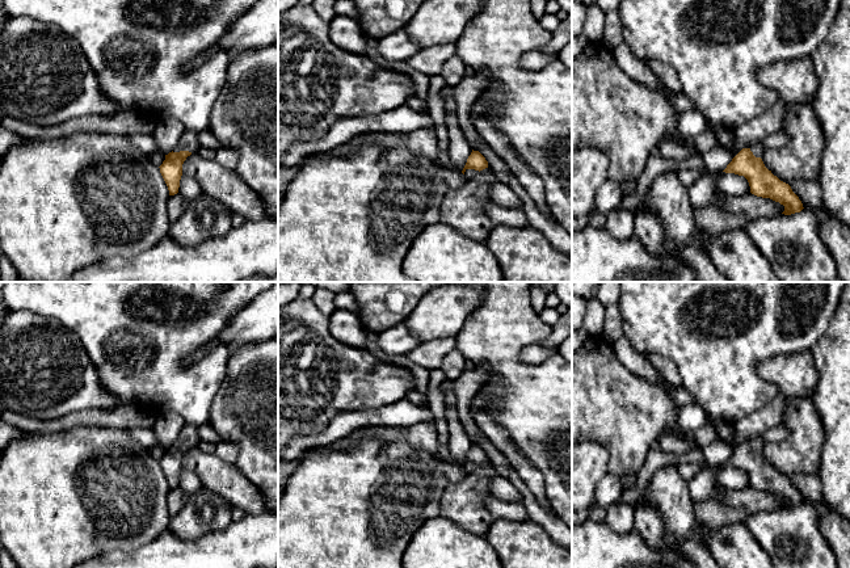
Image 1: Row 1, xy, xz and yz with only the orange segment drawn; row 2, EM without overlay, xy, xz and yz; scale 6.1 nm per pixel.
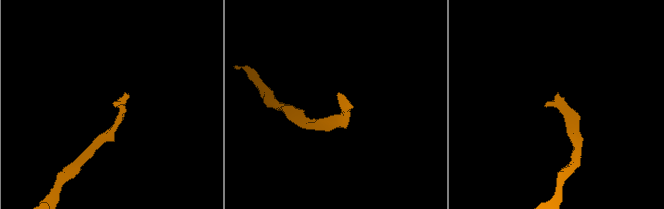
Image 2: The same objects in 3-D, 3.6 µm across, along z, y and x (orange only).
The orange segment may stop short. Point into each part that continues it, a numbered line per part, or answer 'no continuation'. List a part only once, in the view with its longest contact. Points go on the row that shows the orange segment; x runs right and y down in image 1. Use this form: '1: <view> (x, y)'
1: xz (470, 173)

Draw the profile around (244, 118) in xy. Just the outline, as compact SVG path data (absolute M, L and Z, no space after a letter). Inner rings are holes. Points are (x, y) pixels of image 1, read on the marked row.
M278 43L232 56L226 85L210 114L209 131L222 147L237 152L236 173L258 195L266 216L278 219Z

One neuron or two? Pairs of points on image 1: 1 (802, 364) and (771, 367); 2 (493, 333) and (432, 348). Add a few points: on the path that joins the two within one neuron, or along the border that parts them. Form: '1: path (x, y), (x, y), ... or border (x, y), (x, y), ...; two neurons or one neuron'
1: path (794, 367), (779, 367); one neuron
2: border (454, 336), (455, 348); two neurons

